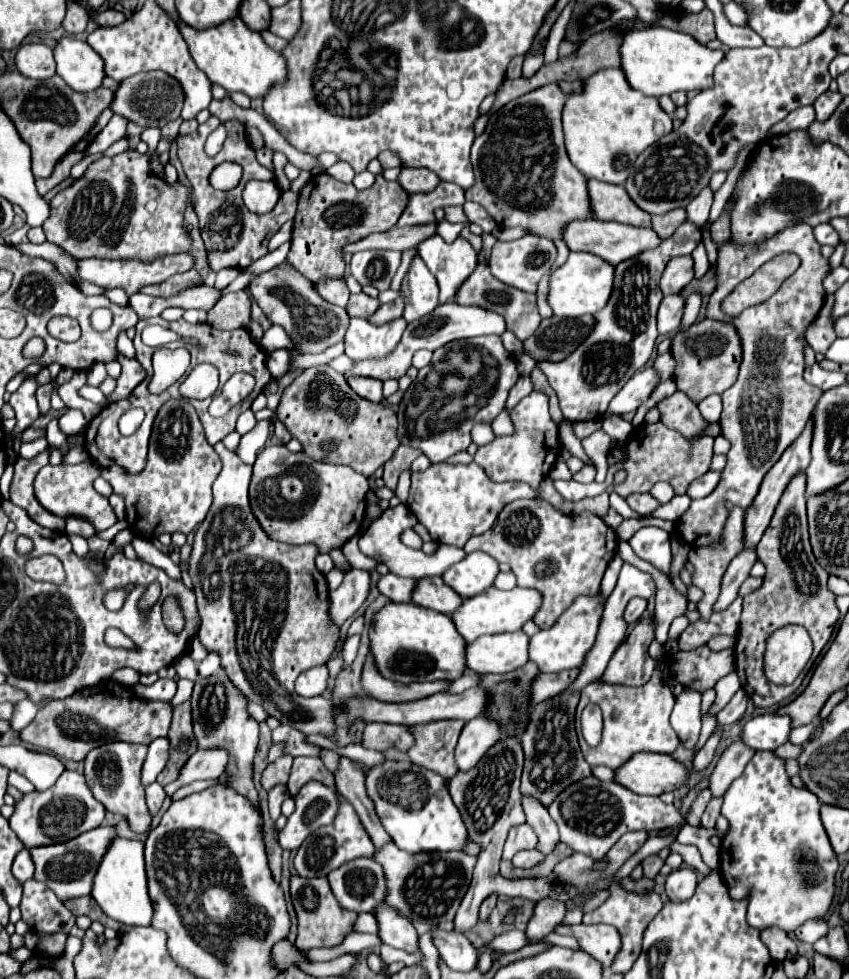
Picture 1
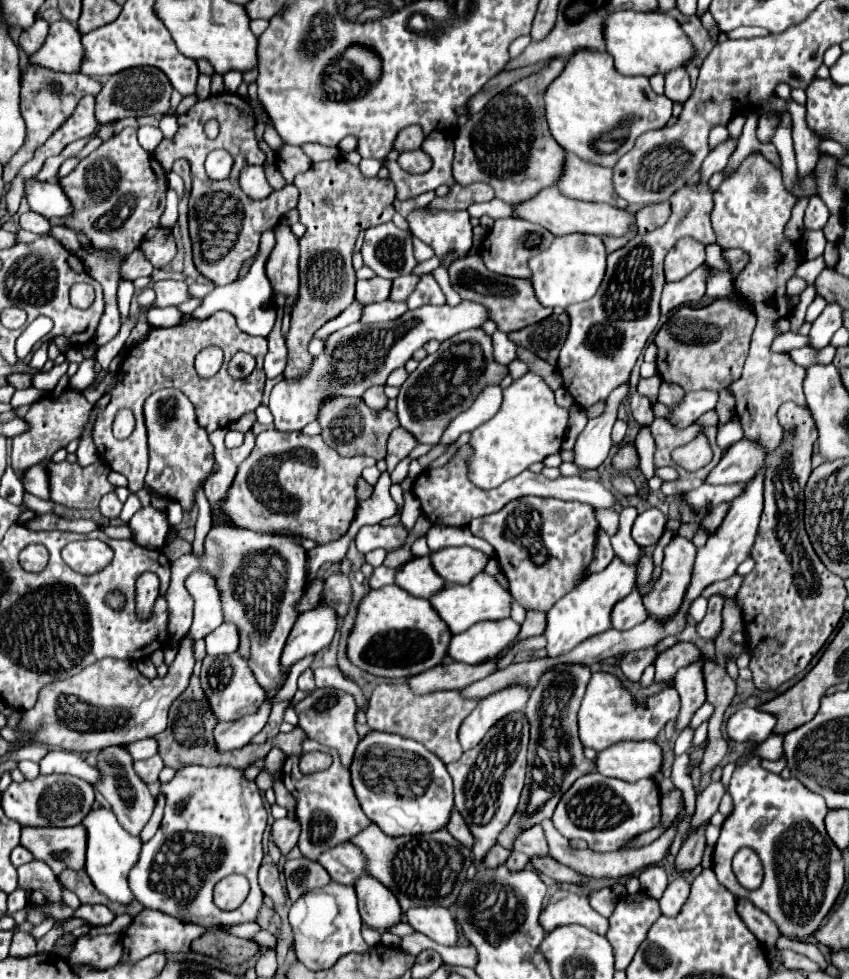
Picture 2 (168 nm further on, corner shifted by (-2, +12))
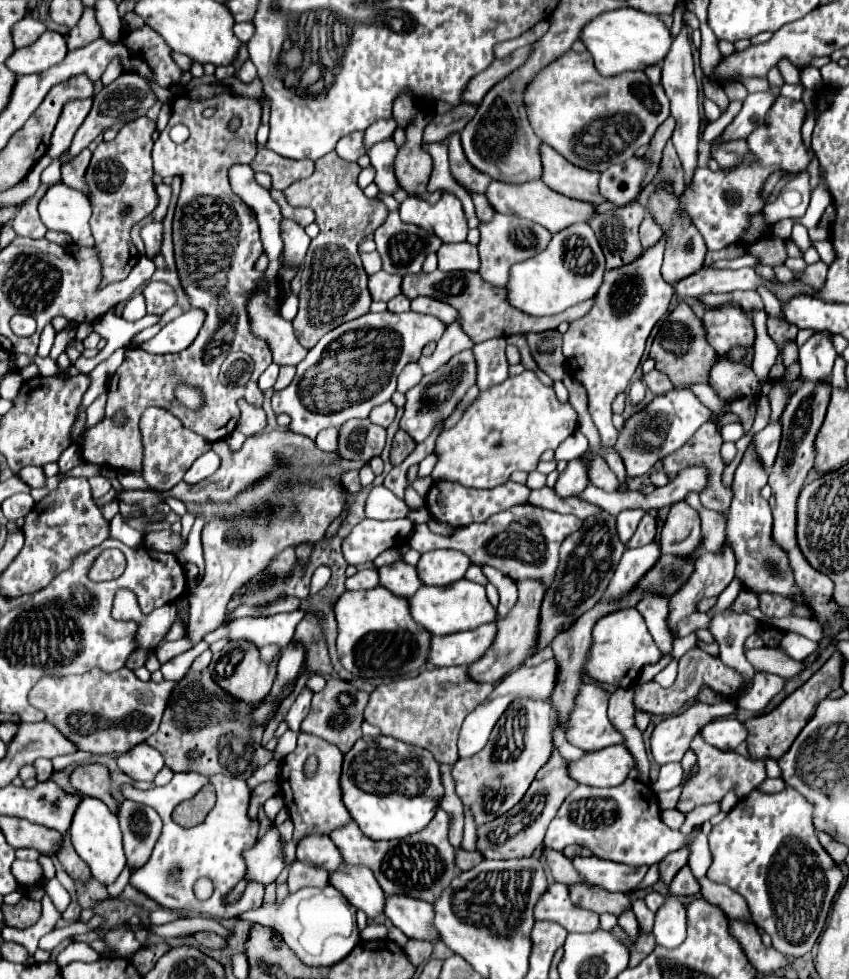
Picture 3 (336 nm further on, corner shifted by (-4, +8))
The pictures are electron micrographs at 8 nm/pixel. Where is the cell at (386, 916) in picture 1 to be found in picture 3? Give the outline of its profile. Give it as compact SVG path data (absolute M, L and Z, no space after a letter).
M342 864L332 876L330 884L336 886L352 906L362 910L370 920L382 916L382 908L386 904L386 894L382 892L378 880L370 868Z

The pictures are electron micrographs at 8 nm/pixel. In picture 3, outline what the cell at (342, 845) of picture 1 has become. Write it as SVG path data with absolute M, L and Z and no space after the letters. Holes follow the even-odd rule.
M298 734L298 746L294 752L290 752L282 760L282 796L286 802L286 808L290 812L290 818L294 822L294 844L302 840L302 836L318 834L318 836L330 836L334 828L342 828L350 824L350 812L346 812L346 804L342 804L342 790L340 790L340 774L342 774L342 752L328 744L322 738L310 736L310 734ZM308 756L318 756L320 766L314 778L306 778L302 772L302 766Z

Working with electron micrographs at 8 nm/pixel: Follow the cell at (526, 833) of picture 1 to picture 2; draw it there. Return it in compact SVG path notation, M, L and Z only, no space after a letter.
M538 824L536 828L528 828L528 832L522 832L516 838L516 850L524 852L528 858L548 856L548 842L544 838L542 826Z

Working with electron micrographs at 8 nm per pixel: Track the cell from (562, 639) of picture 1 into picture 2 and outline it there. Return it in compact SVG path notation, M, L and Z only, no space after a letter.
M614 558L608 568L604 568L598 574L588 576L572 592L568 592L564 598L560 598L546 614L548 626L546 626L544 636L548 640L548 646L546 646L548 656L554 658L564 652L570 652L582 640L610 630L612 606L632 592L636 578L638 578L638 564L626 564L620 558Z

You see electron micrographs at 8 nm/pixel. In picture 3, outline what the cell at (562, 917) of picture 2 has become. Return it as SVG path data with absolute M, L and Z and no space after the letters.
M552 884L544 892L544 896L538 900L538 906L534 908L534 918L556 922L568 932L594 932L600 928L600 916L574 906L564 884Z

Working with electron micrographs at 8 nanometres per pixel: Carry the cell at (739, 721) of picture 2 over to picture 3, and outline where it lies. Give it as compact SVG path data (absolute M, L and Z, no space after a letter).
M718 718L702 728L702 736L708 744L720 750L736 750L742 742L746 742L748 730L736 718Z

